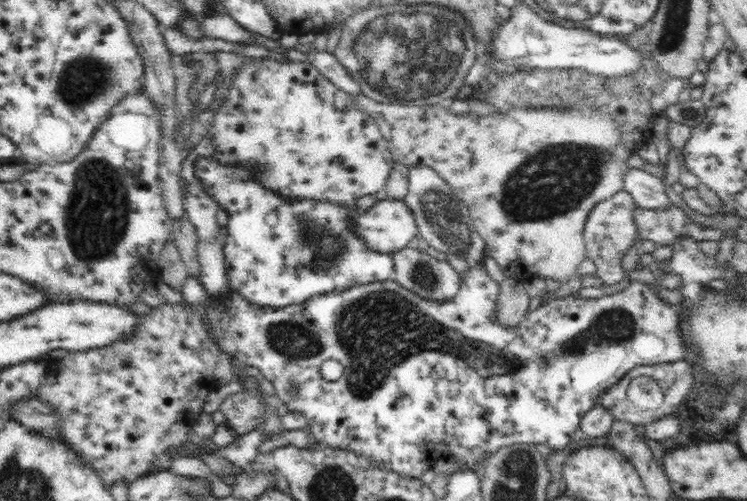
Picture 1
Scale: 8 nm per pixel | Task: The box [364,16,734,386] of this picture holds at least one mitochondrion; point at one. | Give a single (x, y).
(556, 180)

